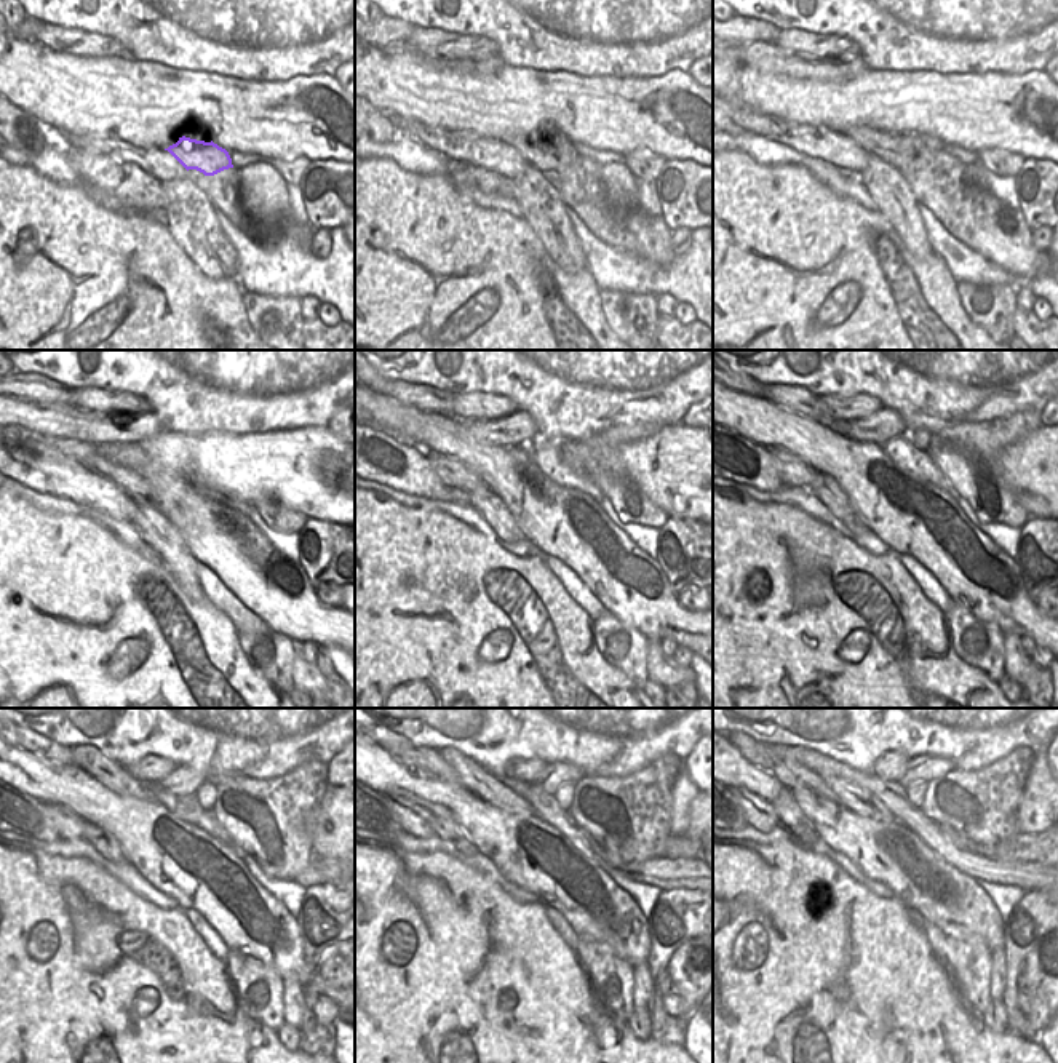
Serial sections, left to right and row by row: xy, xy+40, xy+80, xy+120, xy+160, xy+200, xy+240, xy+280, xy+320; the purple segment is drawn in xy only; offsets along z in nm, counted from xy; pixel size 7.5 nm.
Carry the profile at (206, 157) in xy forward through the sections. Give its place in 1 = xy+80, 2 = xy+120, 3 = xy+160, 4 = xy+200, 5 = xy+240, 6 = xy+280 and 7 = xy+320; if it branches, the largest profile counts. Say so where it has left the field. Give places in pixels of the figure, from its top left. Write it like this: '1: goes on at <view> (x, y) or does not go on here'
1: goes on at xy+80 (897, 151)
2: goes on at xy+120 (128, 480)
3: goes on at xy+160 (449, 470)
4: goes on at xy+200 (795, 472)
5: goes on at xy+240 (69, 825)
6: goes on at xy+280 (413, 819)
7: goes on at xy+320 (759, 812)

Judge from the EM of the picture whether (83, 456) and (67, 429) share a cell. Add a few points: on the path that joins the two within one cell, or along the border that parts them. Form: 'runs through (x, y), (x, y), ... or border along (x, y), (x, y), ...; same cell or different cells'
border along (61, 437), (74, 437), (101, 446); different cells

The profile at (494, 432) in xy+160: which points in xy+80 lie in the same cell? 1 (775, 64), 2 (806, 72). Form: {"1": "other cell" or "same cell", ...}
{"1": "same cell", "2": "same cell"}

